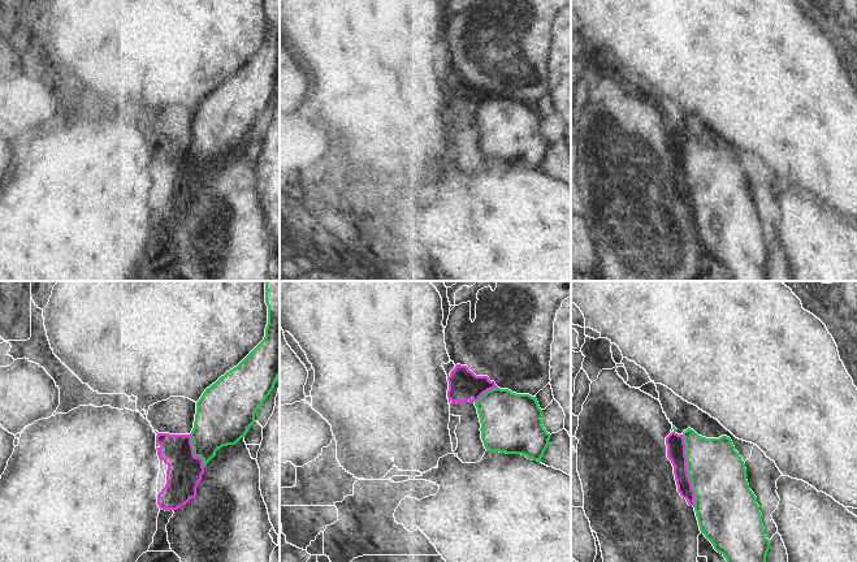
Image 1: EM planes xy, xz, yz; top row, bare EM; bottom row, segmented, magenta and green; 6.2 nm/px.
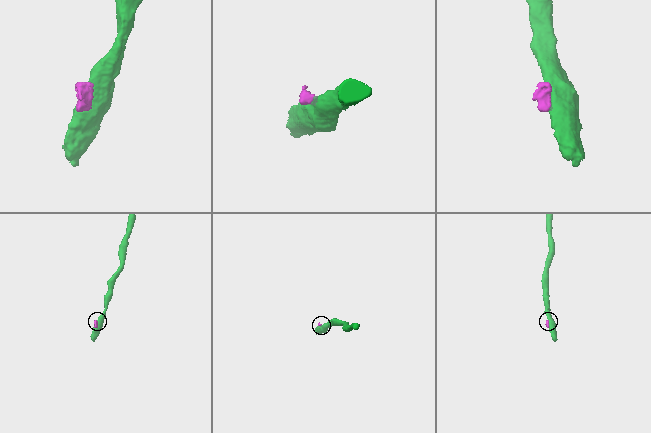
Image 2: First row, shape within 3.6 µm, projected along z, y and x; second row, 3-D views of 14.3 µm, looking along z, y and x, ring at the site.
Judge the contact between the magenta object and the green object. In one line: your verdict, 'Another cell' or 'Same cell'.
Another cell.

